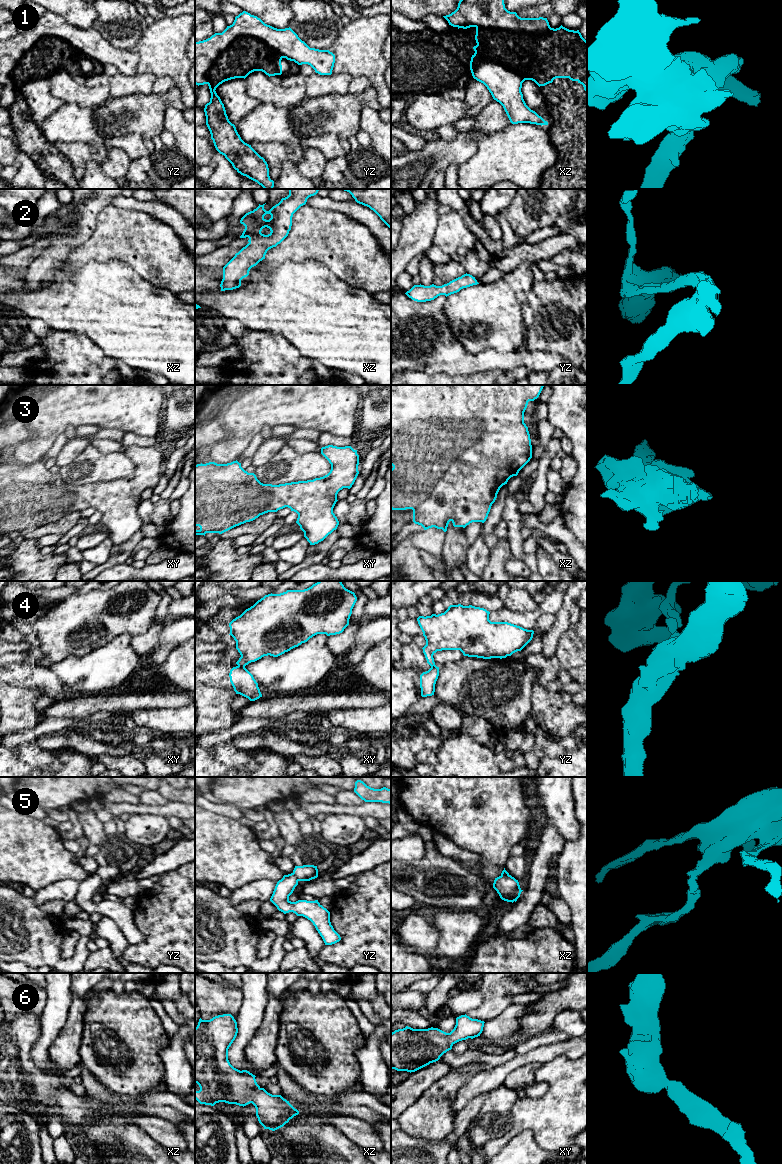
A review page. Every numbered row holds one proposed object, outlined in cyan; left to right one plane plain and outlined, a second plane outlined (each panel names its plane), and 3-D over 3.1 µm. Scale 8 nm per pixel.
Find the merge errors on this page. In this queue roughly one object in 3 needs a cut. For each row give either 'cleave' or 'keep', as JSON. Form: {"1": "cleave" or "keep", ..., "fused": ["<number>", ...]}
{"1": "cleave", "2": "keep", "3": "keep", "4": "cleave", "5": "cleave", "6": "keep", "fused": ["1", "4", "5"]}

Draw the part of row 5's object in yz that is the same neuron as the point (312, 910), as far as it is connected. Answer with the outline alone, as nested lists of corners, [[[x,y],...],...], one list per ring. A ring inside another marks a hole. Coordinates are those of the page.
[[[293,873],[284,875],[275,886],[270,901],[284,914],[293,912],[310,920],[322,937],[325,945],[332,945],[341,940],[330,922],[330,912],[318,900],[298,900],[291,902],[289,896],[298,885],[298,879]]]

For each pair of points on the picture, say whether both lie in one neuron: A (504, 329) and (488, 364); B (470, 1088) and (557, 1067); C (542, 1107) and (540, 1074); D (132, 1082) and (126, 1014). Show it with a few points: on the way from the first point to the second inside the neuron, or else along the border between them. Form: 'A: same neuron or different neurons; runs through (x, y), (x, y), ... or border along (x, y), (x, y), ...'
A: different neurons; border along (518, 349), (499, 352), (485, 348), (471, 353)
B: different neurons; border along (563, 1055), (556, 1056), (541, 1064)
C: same neuron; runs through (551, 1098), (553, 1096), (553, 1083), (549, 1079)
D: same neuron; runs through (136, 1065), (135, 1051), (126, 1041), (126, 1031)

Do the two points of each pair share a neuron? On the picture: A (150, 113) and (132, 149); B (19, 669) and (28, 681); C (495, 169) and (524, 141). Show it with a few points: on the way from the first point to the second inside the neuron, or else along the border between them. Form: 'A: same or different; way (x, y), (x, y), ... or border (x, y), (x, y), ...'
A: different; border (116, 135), (138, 133), (144, 139)
B: same; way (19, 672), (25, 678)
C: same; way (502, 162), (517, 148)

